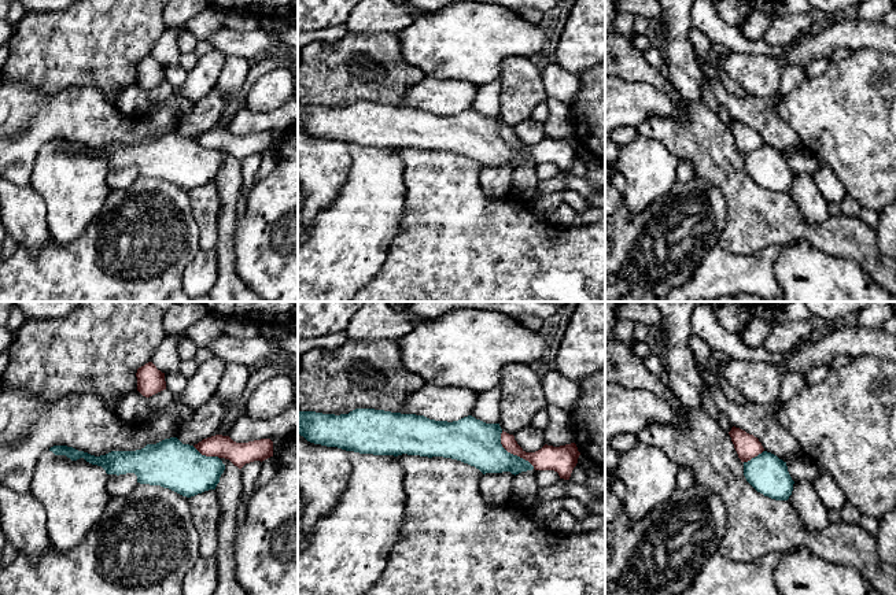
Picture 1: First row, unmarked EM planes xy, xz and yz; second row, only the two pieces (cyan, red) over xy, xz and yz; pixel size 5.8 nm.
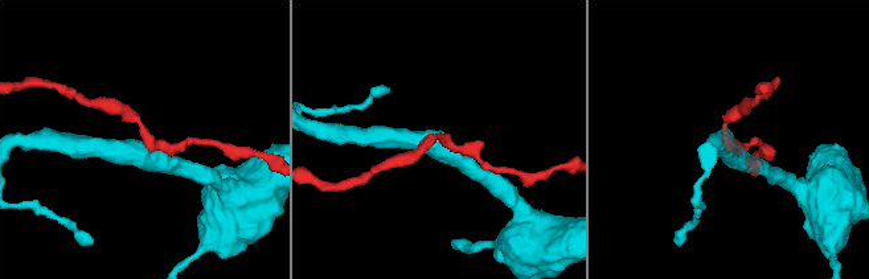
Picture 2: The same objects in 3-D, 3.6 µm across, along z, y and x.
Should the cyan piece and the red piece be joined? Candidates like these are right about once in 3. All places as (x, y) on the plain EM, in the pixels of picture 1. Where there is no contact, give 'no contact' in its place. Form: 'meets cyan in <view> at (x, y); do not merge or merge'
meets cyan in xz at (509, 146); merge

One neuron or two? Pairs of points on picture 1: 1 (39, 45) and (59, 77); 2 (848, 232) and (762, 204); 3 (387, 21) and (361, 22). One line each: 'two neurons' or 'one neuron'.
1: one neuron
2: one neuron
3: one neuron

